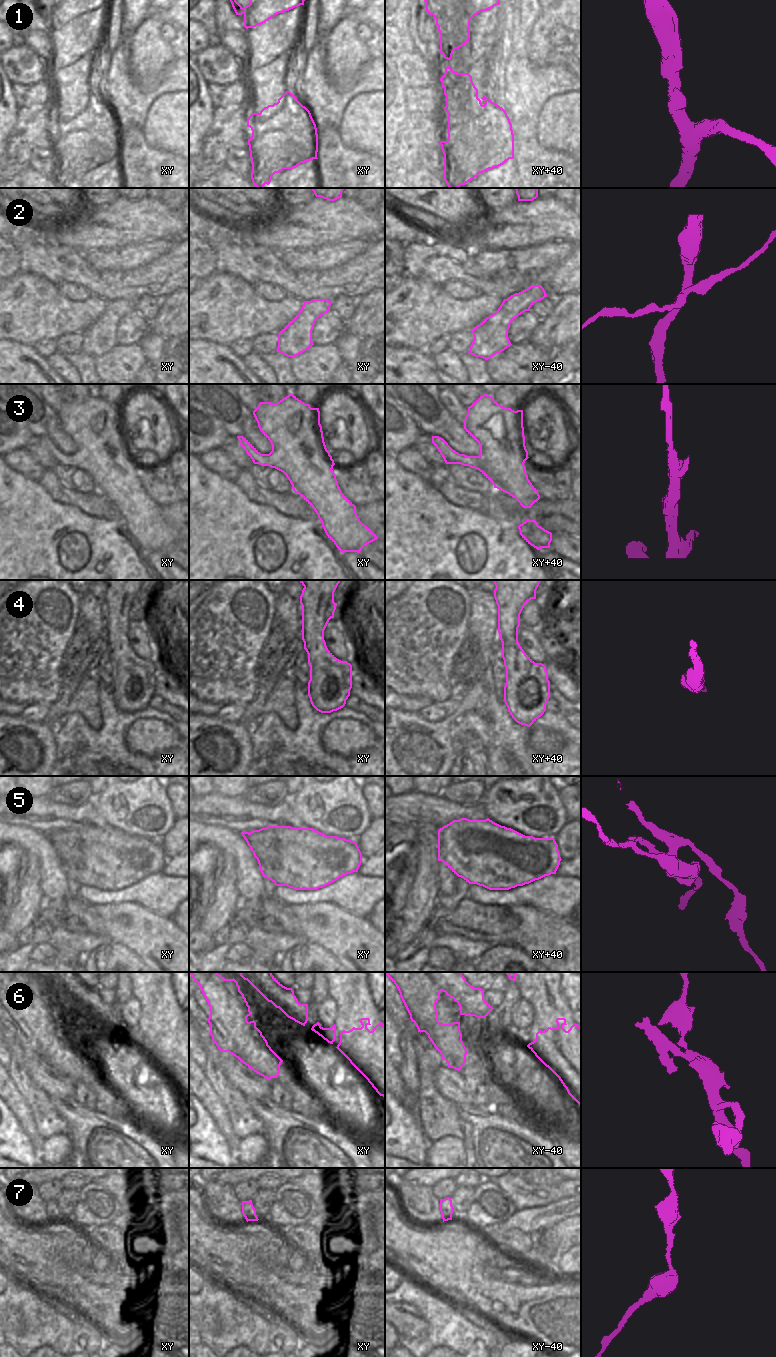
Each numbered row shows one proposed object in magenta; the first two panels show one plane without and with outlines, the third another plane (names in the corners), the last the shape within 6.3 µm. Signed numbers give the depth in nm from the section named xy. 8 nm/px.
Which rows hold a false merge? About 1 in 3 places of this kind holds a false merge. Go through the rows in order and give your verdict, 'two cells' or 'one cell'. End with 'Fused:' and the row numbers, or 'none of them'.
1: two cells
2: two cells
3: one cell
4: one cell
5: two cells
6: two cells
7: one cell
Fused: 1, 2, 5, 6

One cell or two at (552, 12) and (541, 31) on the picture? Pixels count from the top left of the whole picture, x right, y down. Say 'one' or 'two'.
one

